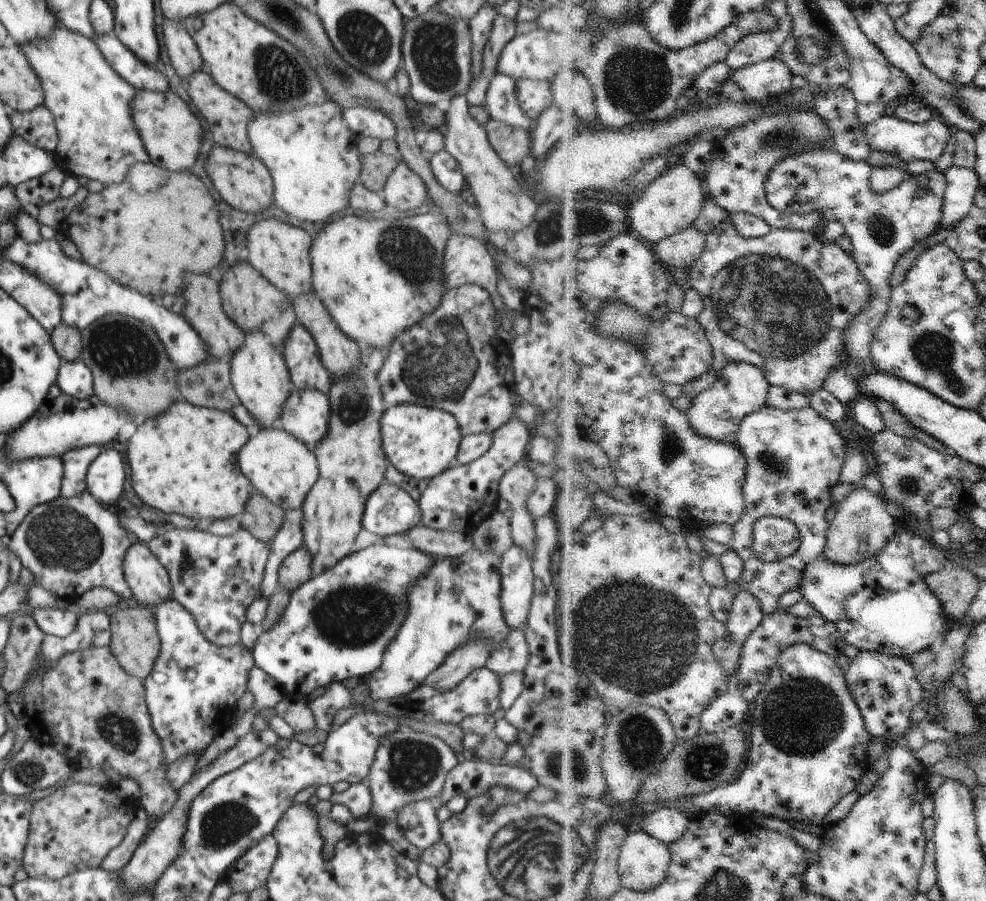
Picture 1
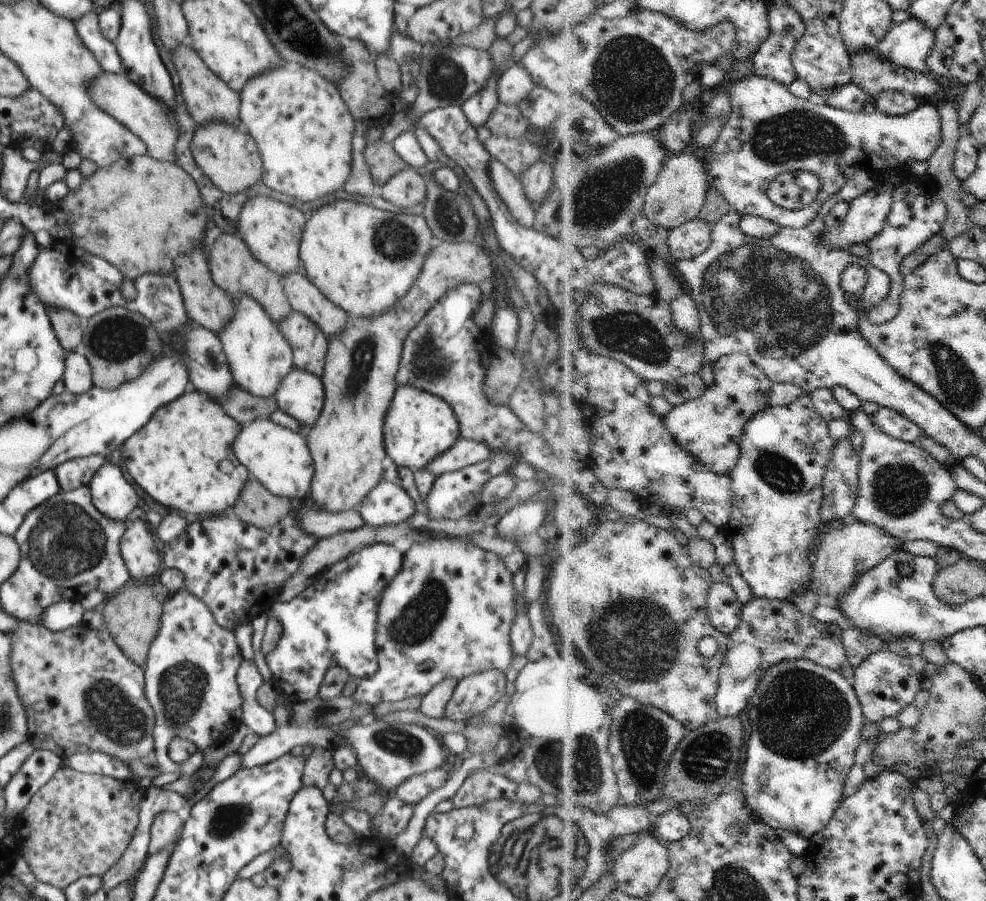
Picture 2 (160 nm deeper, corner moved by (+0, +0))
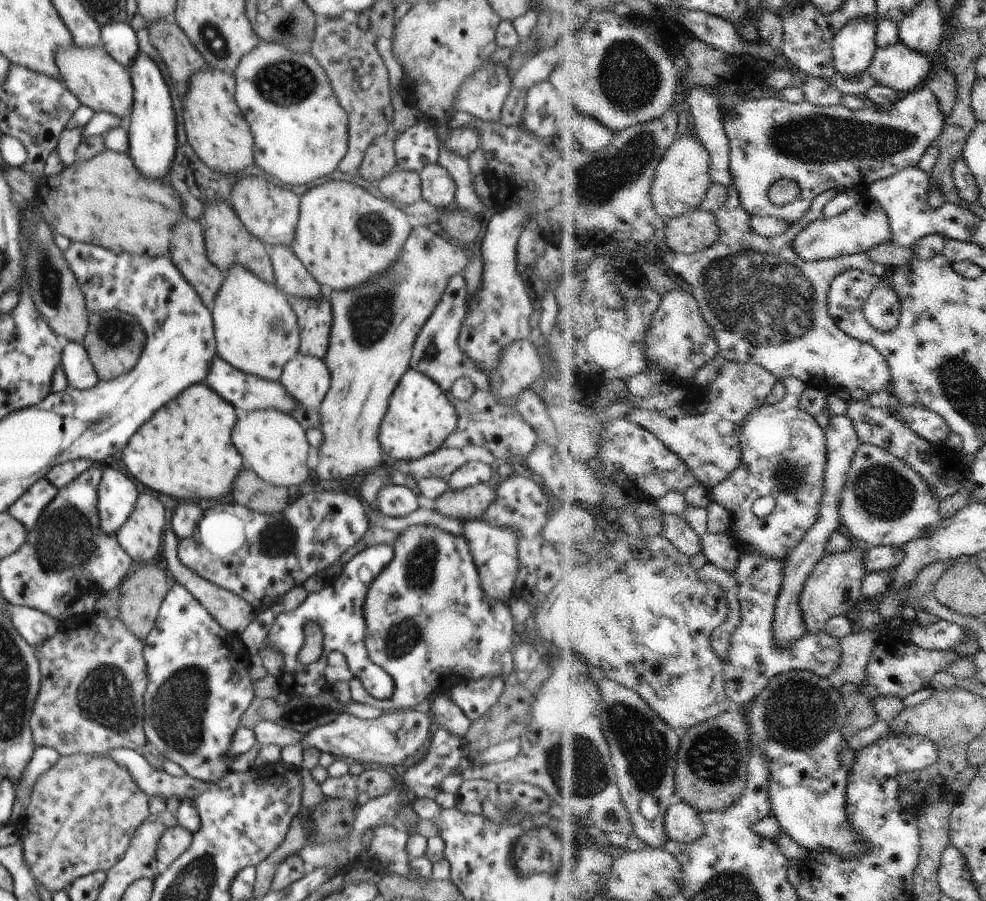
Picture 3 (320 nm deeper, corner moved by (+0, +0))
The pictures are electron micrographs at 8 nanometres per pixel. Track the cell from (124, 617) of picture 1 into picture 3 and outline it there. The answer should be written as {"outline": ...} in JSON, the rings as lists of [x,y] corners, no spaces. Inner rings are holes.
{"outline":[[[143,563],[134,565],[119,584],[119,615],[117,619],[143,642],[153,628],[158,610],[168,590],[167,576],[157,564]]]}

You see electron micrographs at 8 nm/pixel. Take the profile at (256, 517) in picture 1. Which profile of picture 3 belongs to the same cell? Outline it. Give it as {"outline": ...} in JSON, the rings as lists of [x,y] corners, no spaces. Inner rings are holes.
{"outline":[[[241,468],[233,479],[230,493],[232,502],[252,511],[273,514],[284,509],[292,492],[261,480],[251,469]]]}

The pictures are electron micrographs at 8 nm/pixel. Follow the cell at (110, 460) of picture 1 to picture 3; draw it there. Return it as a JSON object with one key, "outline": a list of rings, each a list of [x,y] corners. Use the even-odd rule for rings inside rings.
{"outline":[[[106,466],[97,494],[99,530],[106,535],[115,535],[131,514],[138,495],[137,486],[127,474]]]}

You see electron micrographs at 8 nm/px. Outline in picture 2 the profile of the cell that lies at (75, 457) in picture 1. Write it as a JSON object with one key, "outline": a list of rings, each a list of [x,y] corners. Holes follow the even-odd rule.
{"outline":[[[89,455],[65,461],[53,470],[61,491],[70,491],[87,485],[94,472],[105,463],[107,458]]]}

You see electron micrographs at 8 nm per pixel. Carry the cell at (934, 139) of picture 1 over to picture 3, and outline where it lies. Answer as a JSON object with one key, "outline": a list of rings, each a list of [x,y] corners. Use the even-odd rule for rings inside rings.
{"outline":[[[928,82],[887,108],[866,103],[860,109],[849,110],[841,105],[818,107],[809,101],[795,104],[783,97],[751,99],[733,108],[725,118],[724,129],[730,140],[733,184],[741,193],[744,207],[754,217],[778,216],[793,224],[801,220],[817,196],[827,191],[853,189],[866,195],[873,182],[889,178],[905,168],[917,167],[927,148],[938,143],[947,119],[938,94],[933,92]],[[783,179],[798,182],[802,191],[799,199],[781,207],[768,194],[773,184]]]}

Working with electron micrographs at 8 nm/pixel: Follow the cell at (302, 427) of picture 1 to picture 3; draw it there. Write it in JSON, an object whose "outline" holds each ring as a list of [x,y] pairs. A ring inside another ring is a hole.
{"outline":[[[297,351],[295,356],[282,366],[278,381],[301,407],[316,410],[327,392],[330,383],[330,372],[323,359]]]}

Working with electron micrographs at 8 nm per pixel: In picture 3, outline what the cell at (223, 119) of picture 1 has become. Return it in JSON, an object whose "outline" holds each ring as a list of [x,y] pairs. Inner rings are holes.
{"outline":[[[171,18],[151,21],[147,28],[150,45],[157,51],[159,58],[162,58],[167,74],[174,82],[175,92],[182,98],[188,87],[188,78],[193,72],[202,71],[206,67],[205,59]]]}

